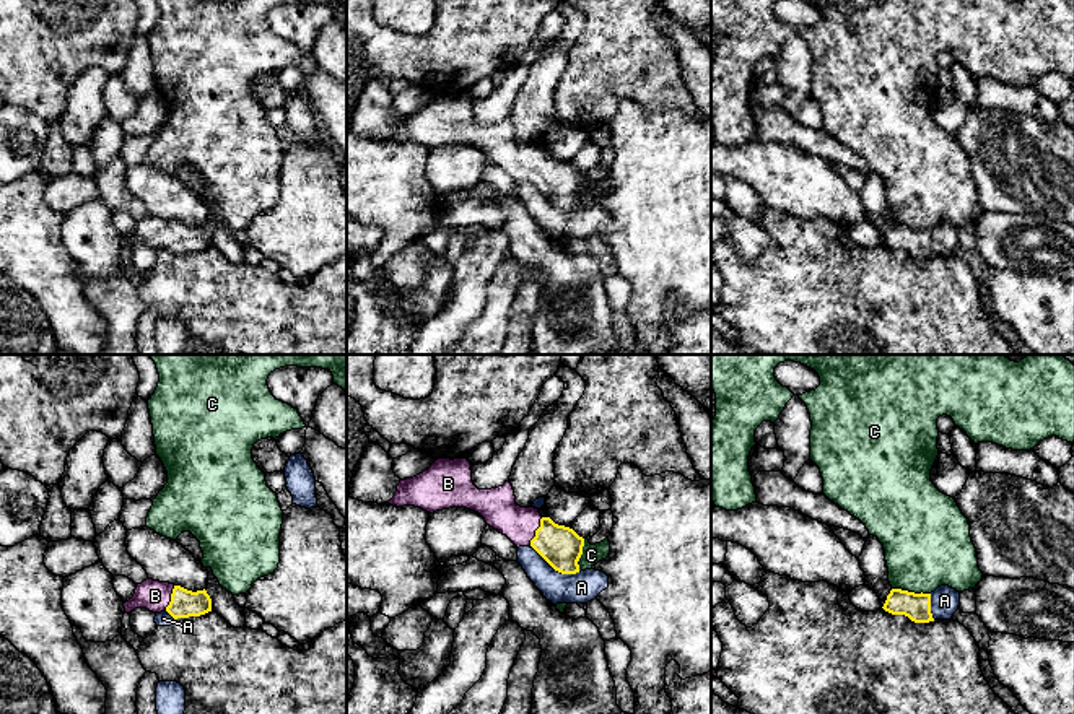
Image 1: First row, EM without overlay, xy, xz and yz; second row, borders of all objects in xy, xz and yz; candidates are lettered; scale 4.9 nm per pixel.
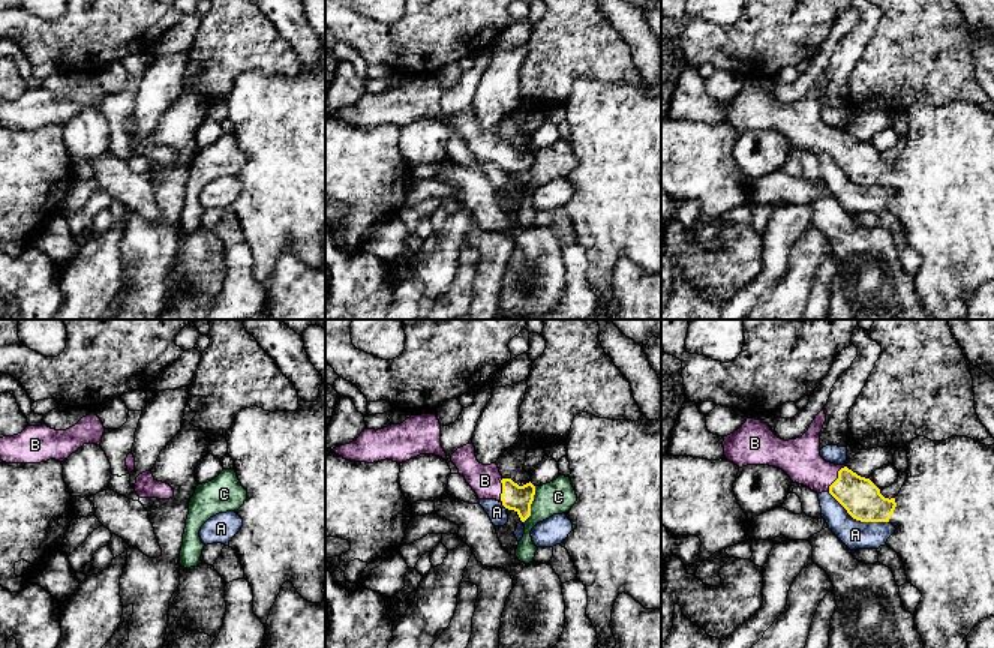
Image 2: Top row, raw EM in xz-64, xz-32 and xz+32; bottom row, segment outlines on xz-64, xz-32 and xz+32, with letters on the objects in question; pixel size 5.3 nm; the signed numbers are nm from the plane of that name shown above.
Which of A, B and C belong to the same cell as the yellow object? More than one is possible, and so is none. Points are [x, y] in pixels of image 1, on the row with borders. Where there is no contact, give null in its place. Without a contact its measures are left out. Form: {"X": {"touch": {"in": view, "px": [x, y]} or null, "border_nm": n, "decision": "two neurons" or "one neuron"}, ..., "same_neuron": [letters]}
{"A": {"touch": {"in": "xz", "px": [555, 570]}, "border_nm": 260, "decision": "two neurons"}, "B": {"touch": {"in": "xz", "px": [536, 532]}, "border_nm": 160, "decision": "one neuron"}, "C": {"touch": {"in": "yz", "px": [912, 592]}, "border_nm": 190, "decision": "two neurons"}, "same_neuron": ["B"]}

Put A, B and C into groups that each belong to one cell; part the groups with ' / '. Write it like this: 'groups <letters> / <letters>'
groups A / B / C

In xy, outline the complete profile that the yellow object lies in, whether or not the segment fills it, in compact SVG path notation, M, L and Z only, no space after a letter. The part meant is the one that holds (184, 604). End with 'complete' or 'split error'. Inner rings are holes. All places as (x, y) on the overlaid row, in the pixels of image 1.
M146 579L137 584L133 597L124 603L125 613L146 608L153 613L168 612L174 620L200 616L212 612L207 590L187 590L181 586Z | split error

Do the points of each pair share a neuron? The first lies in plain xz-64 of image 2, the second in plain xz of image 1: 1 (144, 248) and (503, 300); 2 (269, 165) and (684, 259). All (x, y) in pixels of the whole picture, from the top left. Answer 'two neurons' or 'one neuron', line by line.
1: two neurons
2: one neuron

